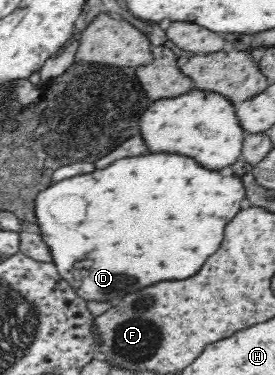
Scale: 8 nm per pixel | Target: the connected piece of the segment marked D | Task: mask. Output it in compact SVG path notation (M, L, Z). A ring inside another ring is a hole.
M149 152L136 158L121 158L104 170L65 178L41 190L33 204L36 223L30 228L40 233L60 277L70 283L78 297L116 306L130 292L162 280L194 276L208 256L218 250L224 228L241 211L244 198L244 185L234 175L222 176L184 155Z

